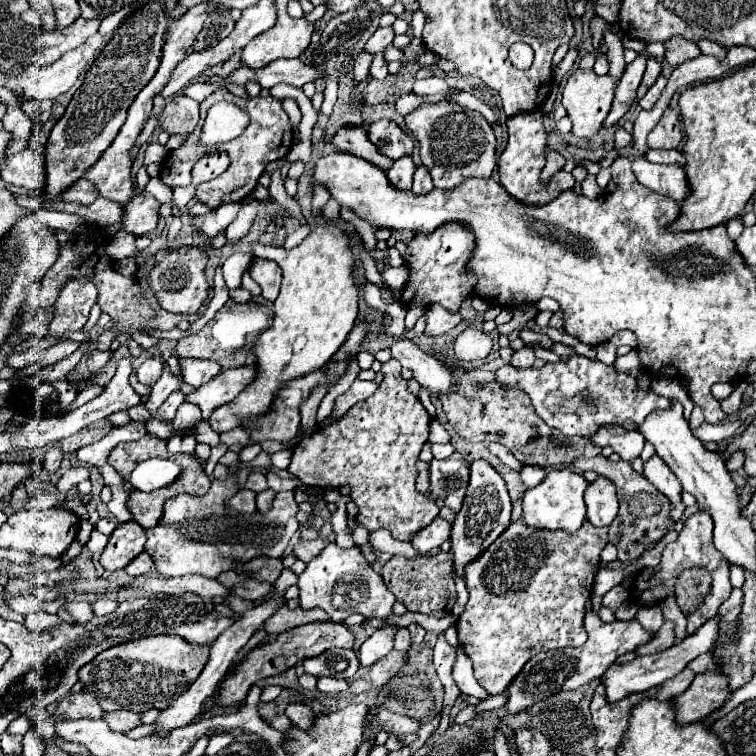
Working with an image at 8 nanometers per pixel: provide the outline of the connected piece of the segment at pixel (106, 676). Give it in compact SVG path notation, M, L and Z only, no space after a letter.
M156 635L102 651L78 671L78 677L84 683L84 691L100 699L104 711L132 709L144 713L148 709L170 707L194 683L196 675L204 669L206 659L206 645L186 643L176 635Z

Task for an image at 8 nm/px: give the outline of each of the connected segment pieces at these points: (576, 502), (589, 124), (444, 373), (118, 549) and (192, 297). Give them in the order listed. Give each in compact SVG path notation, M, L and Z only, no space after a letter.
M560 469L560 471L550 471L546 479L528 489L522 499L522 521L530 527L540 527L540 529L566 529L568 533L580 529L580 525L586 519L586 505L584 505L584 491L588 483L584 481L582 475L570 471L570 469Z
M574 71L562 91L562 105L572 121L572 135L592 137L604 123L612 99L614 79L596 75L594 71Z
M404 337L394 341L390 351L404 369L412 371L414 379L424 389L428 389L430 395L438 397L440 391L452 391L452 369L436 361L432 355L420 351L420 347L412 339Z
M136 521L120 523L114 533L110 535L110 541L100 557L100 563L106 571L116 571L126 567L138 553L144 551L146 533Z
M178 247L172 249L172 253L152 269L150 273L150 285L158 297L158 303L162 309L172 311L172 313L196 313L206 295L208 295L208 283L204 277L204 267L206 267L208 257L196 249L196 247Z

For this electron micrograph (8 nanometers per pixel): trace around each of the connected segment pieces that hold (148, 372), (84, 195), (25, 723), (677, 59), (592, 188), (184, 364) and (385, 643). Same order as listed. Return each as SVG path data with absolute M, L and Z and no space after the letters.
M148 357L136 371L138 379L146 385L154 385L154 381L160 377L162 371L162 359L160 357Z
M78 179L78 181L74 183L74 187L68 187L68 191L66 191L60 199L62 199L62 201L78 201L78 203L88 205L88 203L92 203L96 197L98 197L96 187L94 187L92 183L88 183L86 179Z
M26 715L14 719L14 721L8 725L8 733L12 733L12 735L16 735L16 733L18 733L18 735L26 735L28 729L30 729L30 719L28 719Z
M672 37L664 43L664 47L666 47L666 61L674 67L700 55L700 49L696 47L696 43L688 43L688 39L684 37Z
M590 174L581 182L581 190L584 196L591 199L599 197L603 192L596 182L595 175Z
M180 359L180 373L182 379L192 385L192 387L200 387L204 383L208 383L212 377L216 377L220 373L220 365L216 361L204 361L204 359Z
M394 627L384 629L384 631L376 631L370 639L366 639L358 649L360 665L370 667L378 659L382 659L392 649L392 637L394 637Z

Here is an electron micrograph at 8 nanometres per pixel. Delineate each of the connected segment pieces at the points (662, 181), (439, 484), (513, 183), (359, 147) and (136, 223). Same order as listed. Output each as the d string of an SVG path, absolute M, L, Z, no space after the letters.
M636 157L632 161L632 171L644 187L674 201L680 201L688 195L686 175L680 165L656 165L646 161L644 157Z
M444 459L444 461L432 461L430 465L430 491L444 501L446 507L450 507L454 513L460 511L464 493L468 487L468 475L470 465L464 459Z
M540 109L536 111L528 111L528 113L518 113L514 117L508 119L508 147L504 149L504 153L500 155L500 161L498 161L498 173L500 173L500 183L504 185L504 189L524 201L524 203L536 203L536 205L542 205L542 203L548 203L554 199L552 193L544 193L544 191L538 191L538 193L528 193L530 189L534 187L544 187L542 179L540 179L540 173L544 169L544 151L546 151L546 139L548 139L548 133L542 125L544 117L540 113Z
M344 125L336 131L336 135L332 137L332 145L338 149L338 151L346 151L346 153L352 153L356 157L362 157L370 163L374 163L376 167L380 169L388 169L392 167L392 159L384 157L374 143L370 143L366 131L358 125Z
M146 191L136 195L122 209L124 229L132 235L150 235L158 227L158 219L160 219L160 201Z

